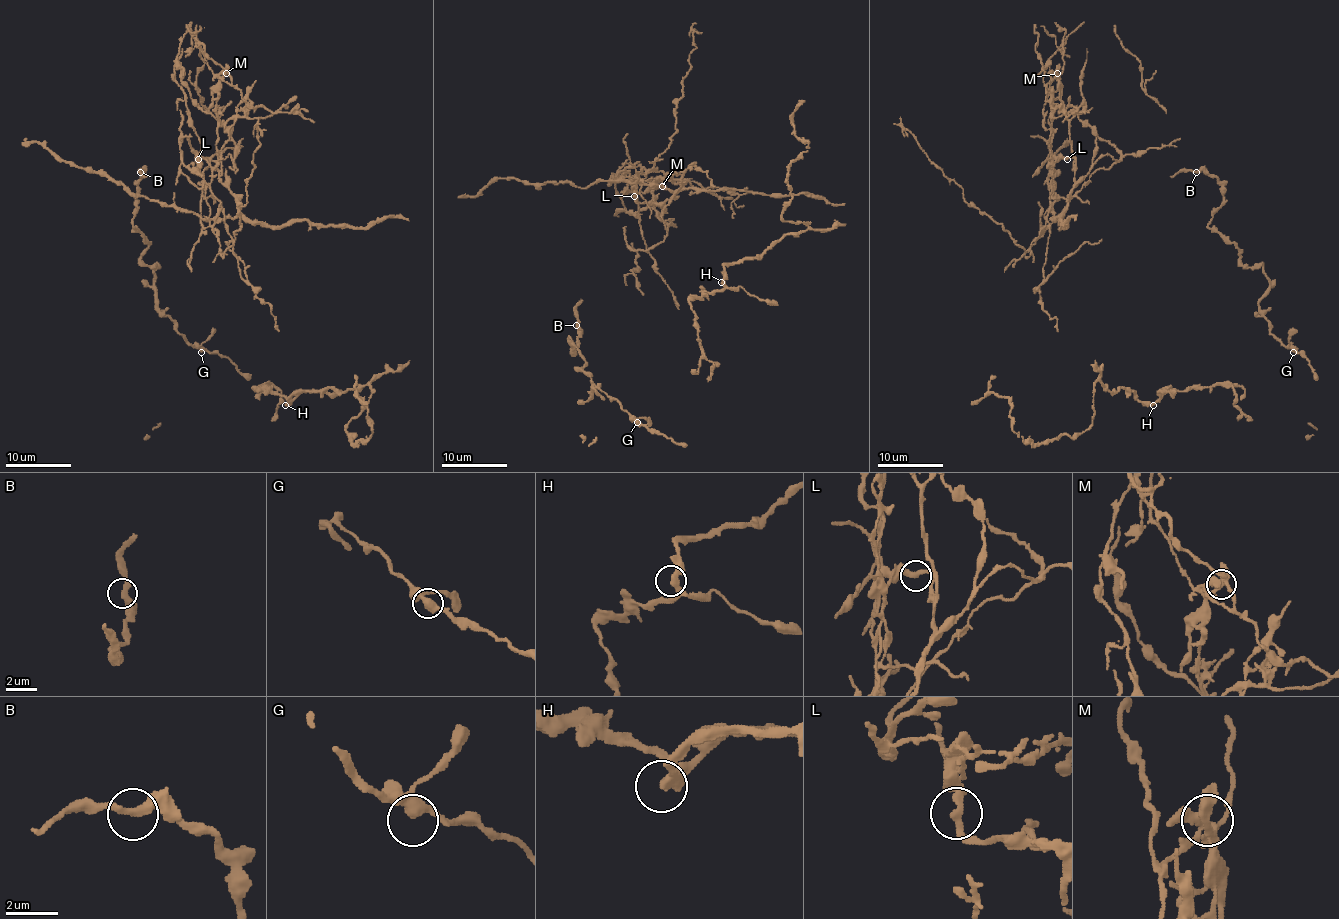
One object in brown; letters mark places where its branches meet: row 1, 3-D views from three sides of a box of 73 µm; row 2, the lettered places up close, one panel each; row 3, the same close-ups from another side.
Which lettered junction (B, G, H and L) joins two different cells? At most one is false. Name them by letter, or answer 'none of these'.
L

